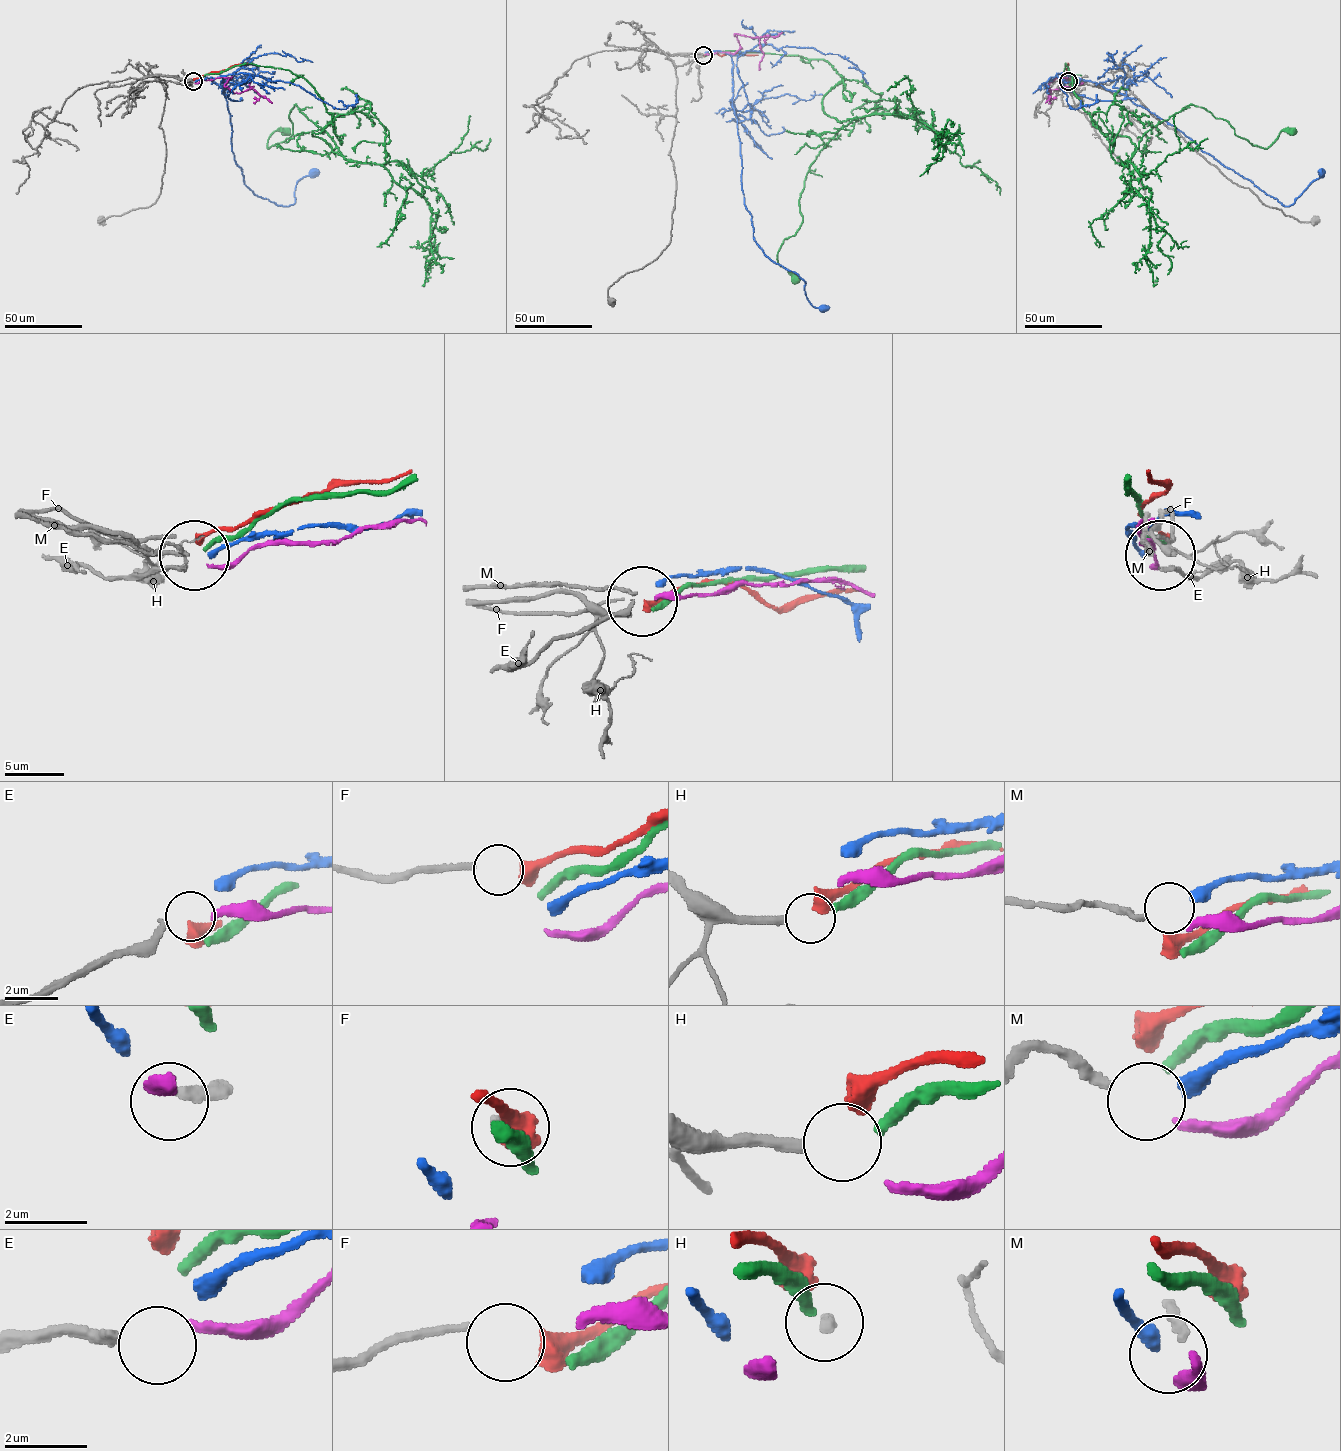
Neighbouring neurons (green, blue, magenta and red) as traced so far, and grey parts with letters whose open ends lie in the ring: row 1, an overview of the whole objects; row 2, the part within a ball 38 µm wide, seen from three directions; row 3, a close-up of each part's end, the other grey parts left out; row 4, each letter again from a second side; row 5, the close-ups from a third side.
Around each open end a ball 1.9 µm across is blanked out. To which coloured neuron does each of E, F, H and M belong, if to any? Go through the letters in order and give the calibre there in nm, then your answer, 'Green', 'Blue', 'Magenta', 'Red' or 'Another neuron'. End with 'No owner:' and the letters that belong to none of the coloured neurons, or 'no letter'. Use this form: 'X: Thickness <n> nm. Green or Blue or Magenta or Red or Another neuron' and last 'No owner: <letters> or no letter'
E: Thickness 240 nm. Magenta
F: Thickness 200 nm. Red
H: Thickness 320 nm. Green
M: Thickness 240 nm. Blue
No owner: no letter

